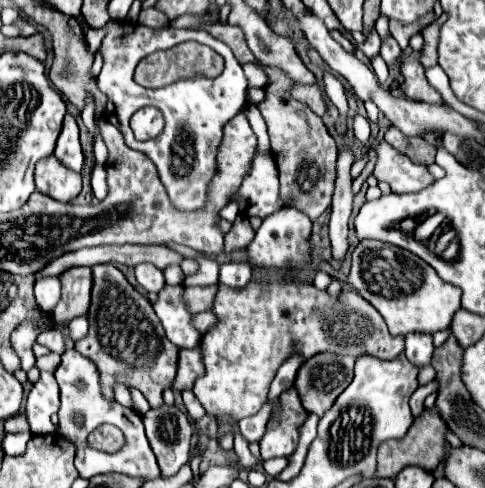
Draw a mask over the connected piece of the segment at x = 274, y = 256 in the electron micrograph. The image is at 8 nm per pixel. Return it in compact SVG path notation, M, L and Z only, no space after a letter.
M288 206L282 208L268 218L264 218L262 226L256 232L256 238L248 246L250 254L250 264L258 268L276 268L276 270L288 270L288 268L302 268L310 256L310 230L312 230L312 220L304 216L304 212Z

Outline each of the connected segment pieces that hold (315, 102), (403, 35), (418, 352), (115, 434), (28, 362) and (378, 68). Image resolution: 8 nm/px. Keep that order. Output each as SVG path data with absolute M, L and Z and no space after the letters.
M294 82L290 88L290 94L294 100L300 100L304 104L308 104L310 110L314 110L318 116L324 116L326 112L326 104L318 92L316 84L302 84L302 82Z
M430 14L430 16L424 16L420 18L418 22L410 25L403 25L397 20L390 19L389 30L392 38L398 42L398 46L400 46L402 50L406 50L406 48L408 48L408 40L410 40L410 36L413 36L430 25L432 20L434 20L434 14Z
M406 336L406 358L422 368L422 366L428 366L432 362L432 352L434 352L434 346L432 346L432 336Z
M104 424L88 436L88 444L90 444L90 448L110 454L110 452L118 452L126 444L126 438L124 438L122 430L118 430L116 426Z
M22 324L20 328L16 328L16 332L12 334L12 348L18 354L18 358L22 360L22 370L30 370L36 362L34 354L32 354L32 344L36 342L38 330L32 324Z
M380 54L372 59L372 66L378 80L387 80L389 78L389 69Z

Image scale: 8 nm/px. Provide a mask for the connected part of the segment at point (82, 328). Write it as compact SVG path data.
M86 316L74 318L72 324L68 324L68 328L70 328L70 338L72 338L74 342L78 342L78 340L84 338L86 332L88 332L88 318L86 318Z

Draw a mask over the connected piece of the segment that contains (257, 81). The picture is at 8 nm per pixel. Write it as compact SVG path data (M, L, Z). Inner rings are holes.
M244 64L244 74L248 78L248 84L250 86L256 86L256 88L266 88L268 86L268 74L264 72L264 68L260 64Z

